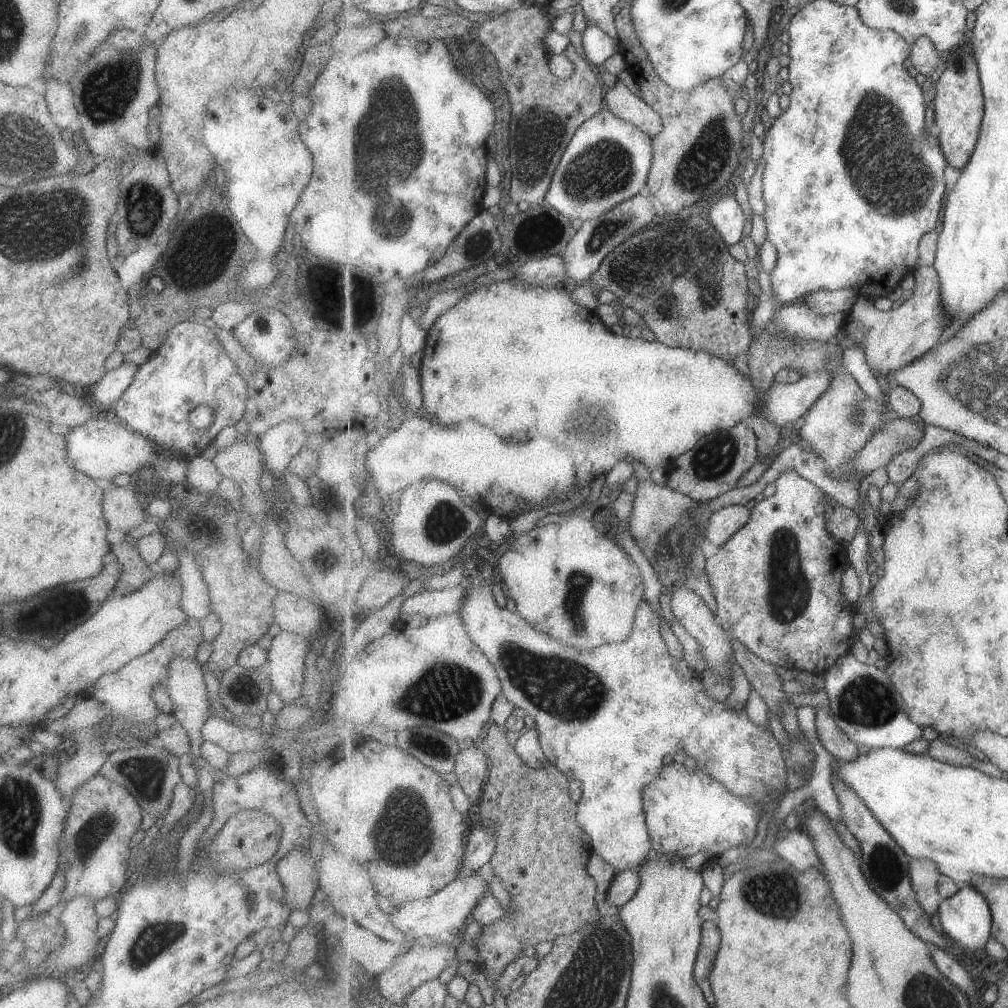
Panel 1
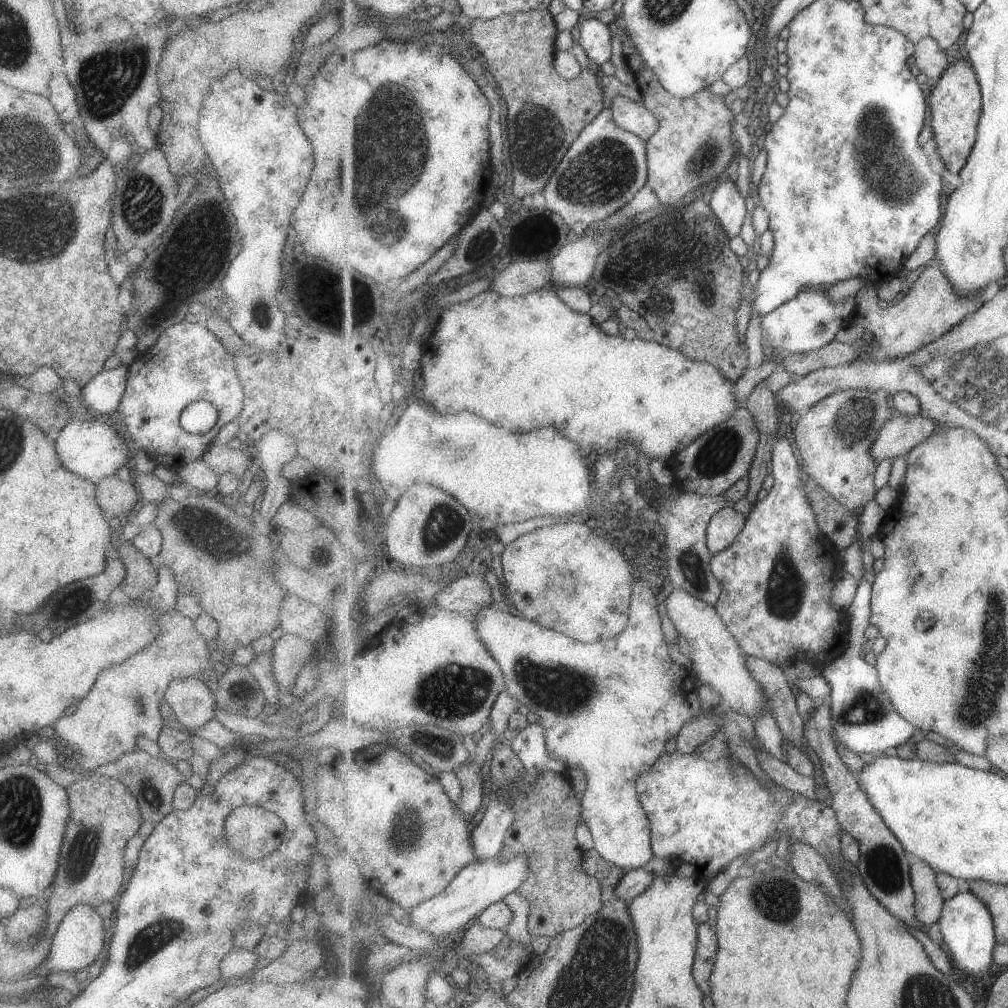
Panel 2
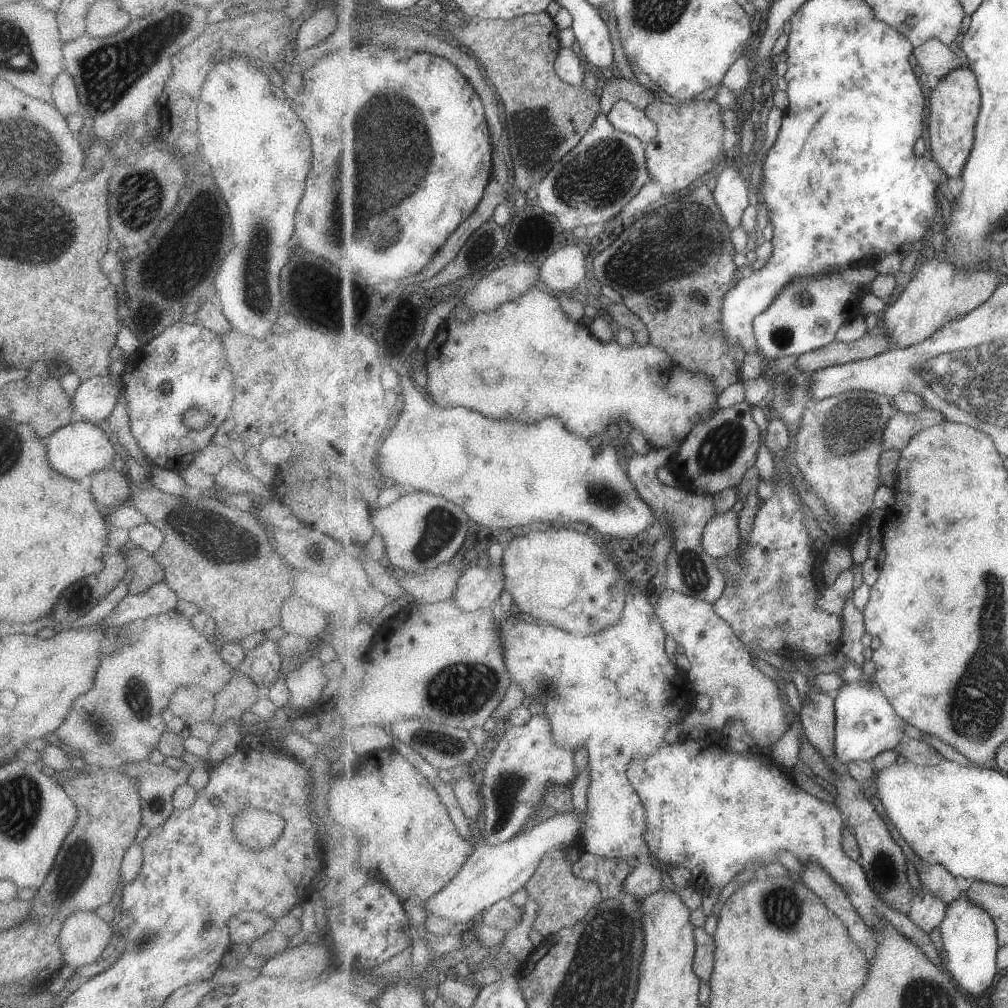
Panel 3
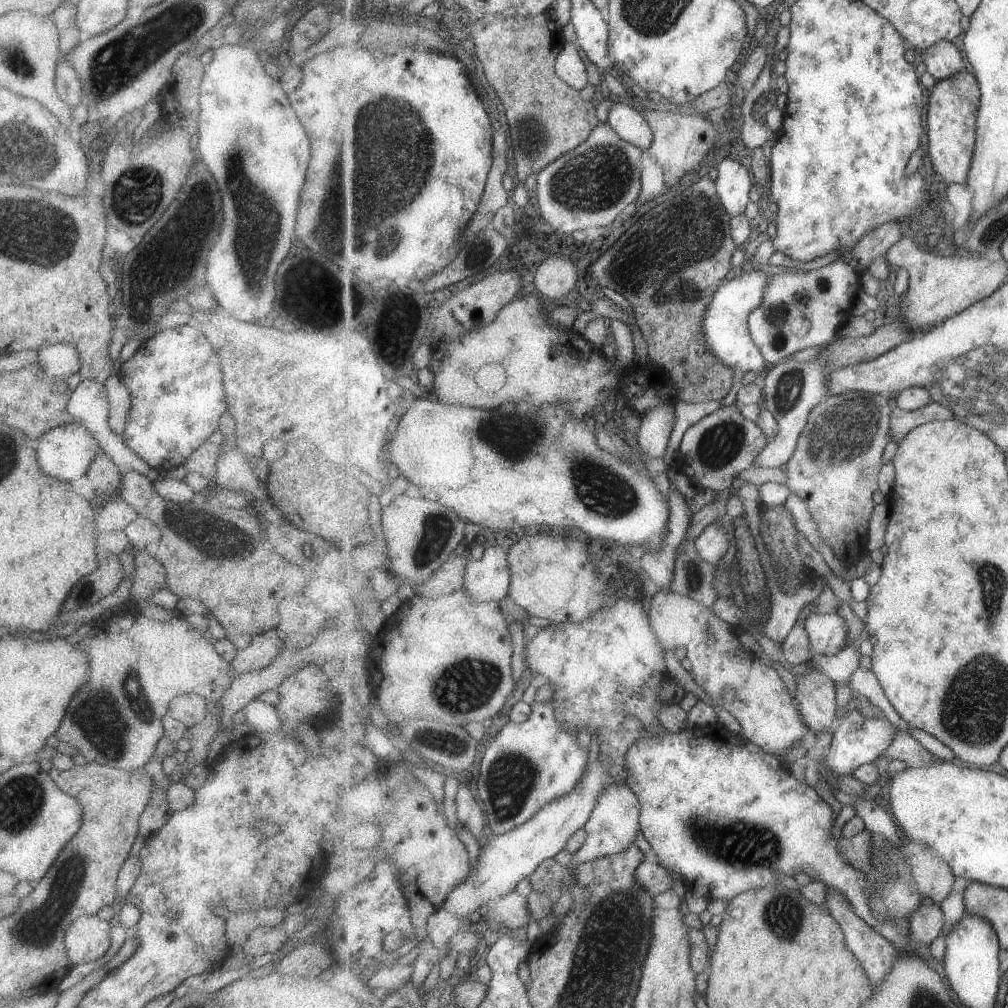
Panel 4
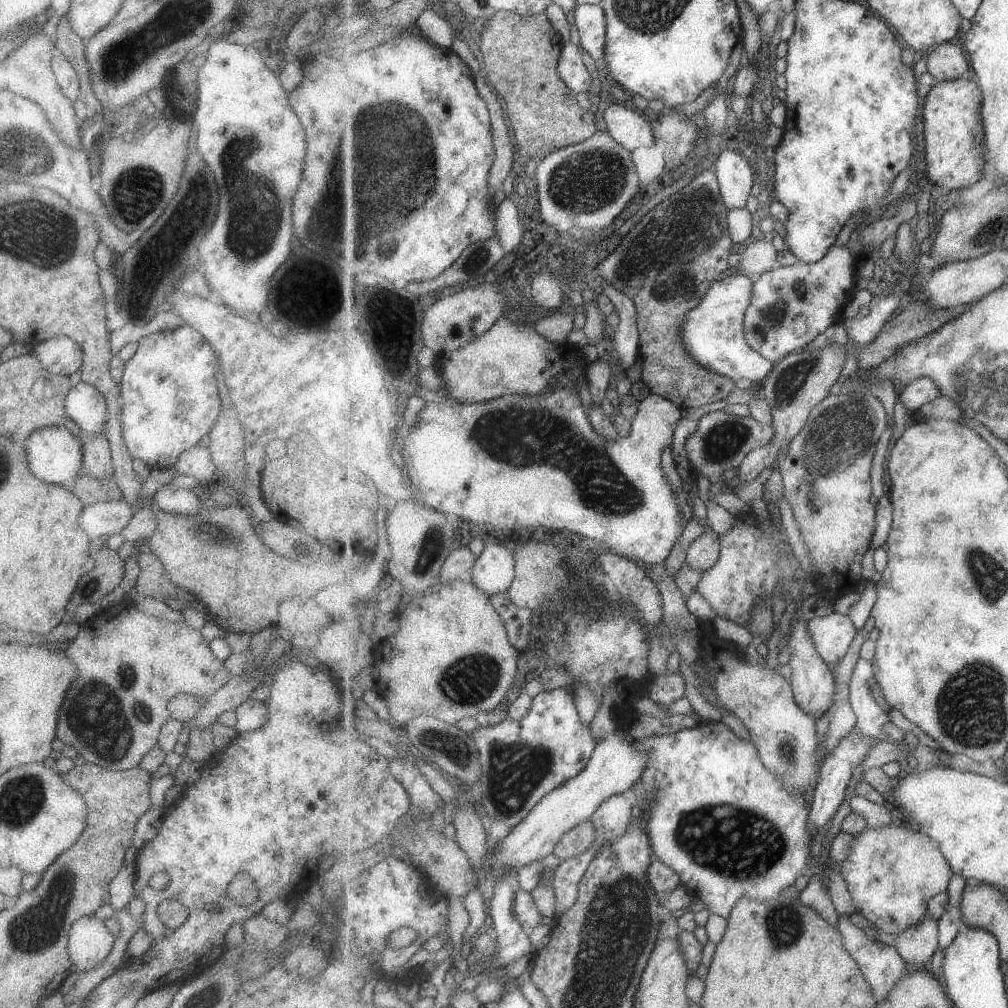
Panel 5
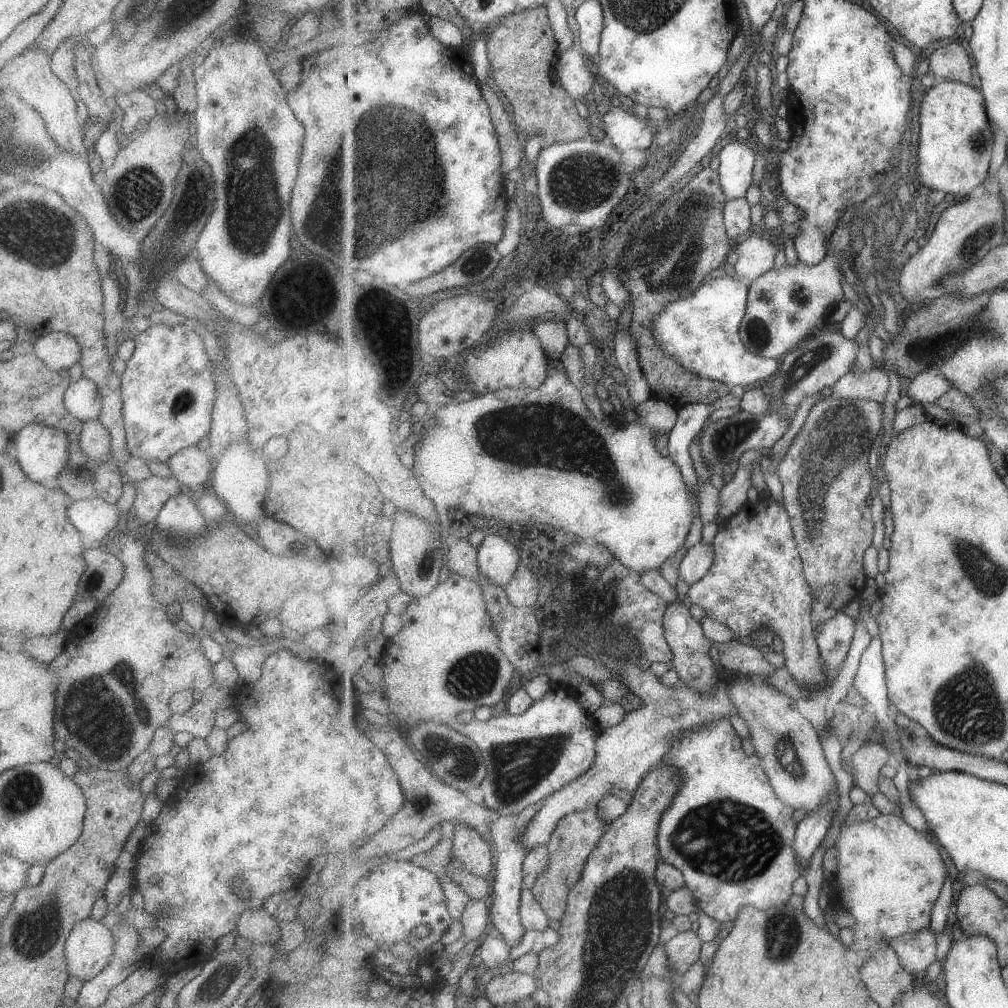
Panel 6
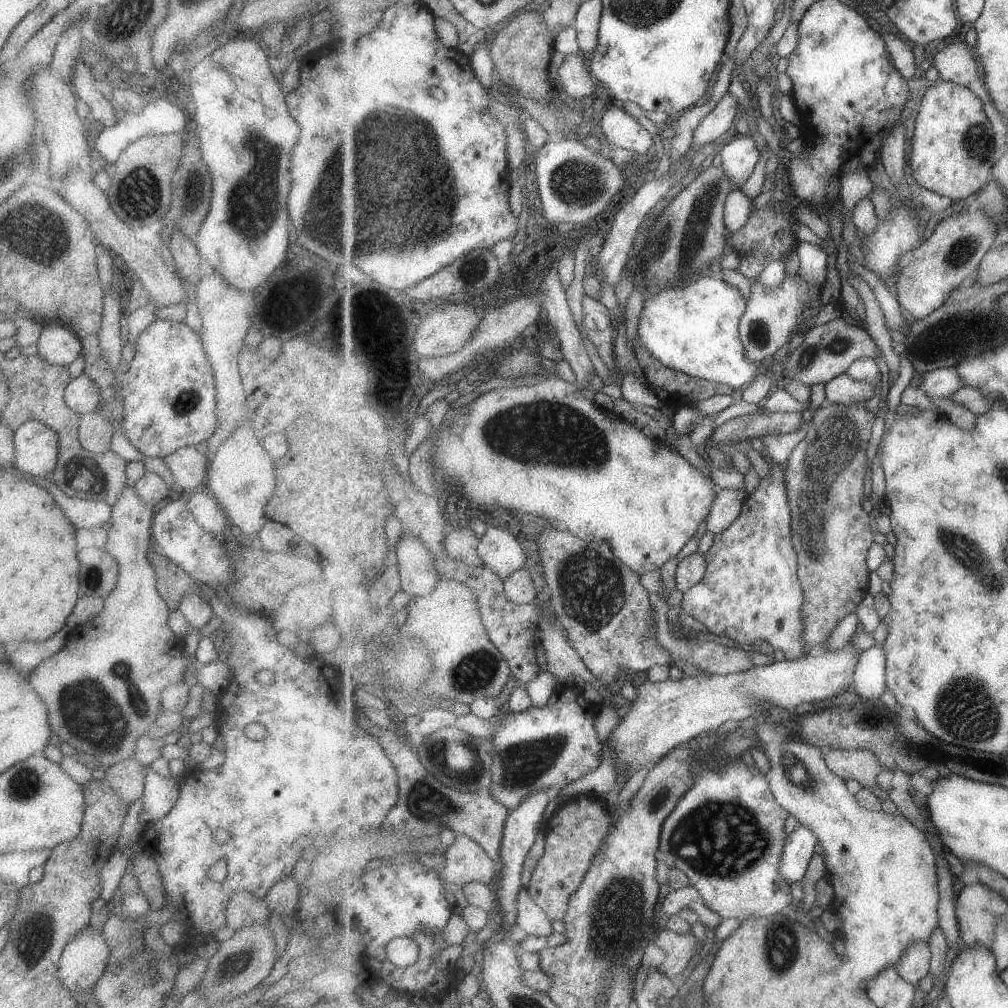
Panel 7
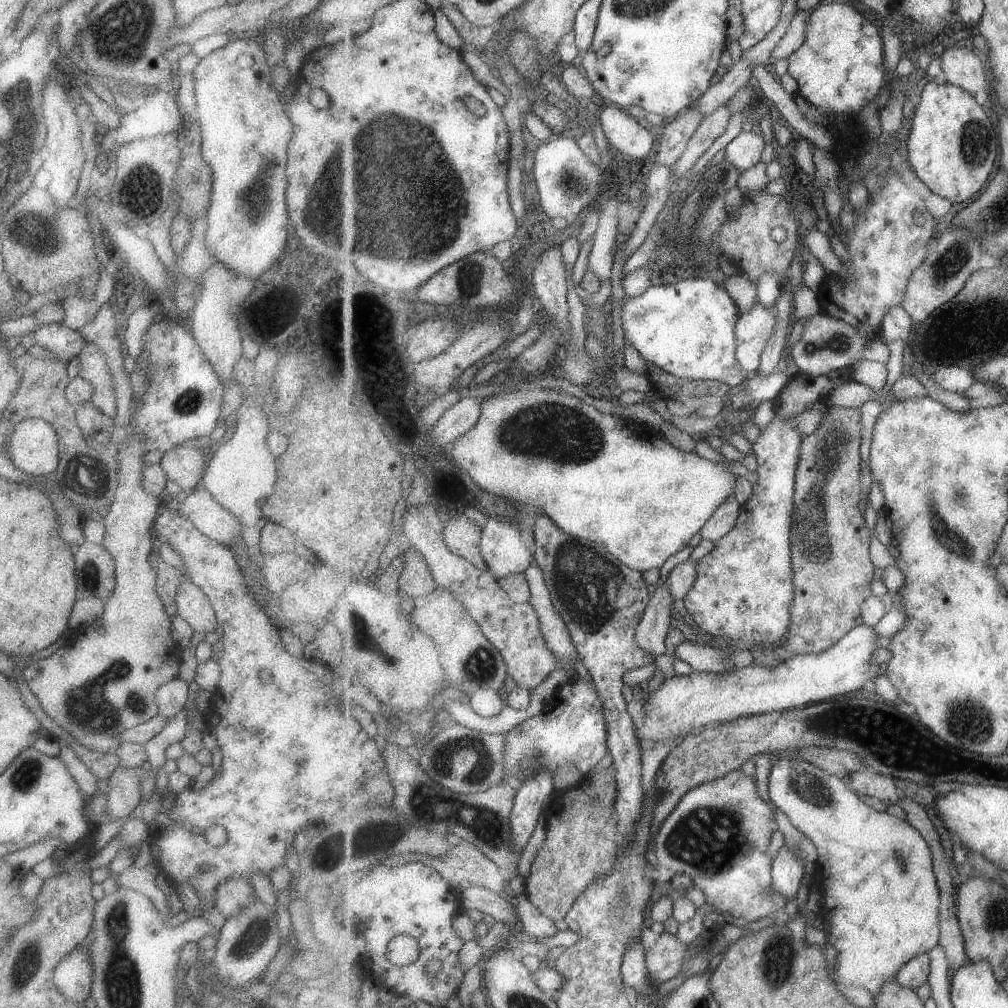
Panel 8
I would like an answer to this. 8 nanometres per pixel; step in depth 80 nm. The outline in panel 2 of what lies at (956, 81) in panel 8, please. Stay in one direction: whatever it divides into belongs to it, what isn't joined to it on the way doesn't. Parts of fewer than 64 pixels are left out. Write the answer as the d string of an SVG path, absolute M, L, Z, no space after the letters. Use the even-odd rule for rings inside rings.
M933 37L922 38L916 44L914 52L916 66L929 78L940 78L949 68L949 58L939 43Z

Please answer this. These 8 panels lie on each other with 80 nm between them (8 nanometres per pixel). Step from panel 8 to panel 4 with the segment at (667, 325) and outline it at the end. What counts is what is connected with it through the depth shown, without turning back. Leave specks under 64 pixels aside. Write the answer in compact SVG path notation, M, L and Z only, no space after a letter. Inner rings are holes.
M753 270L751 273L739 274L737 271L716 292L714 301L706 312L704 333L710 351L726 365L745 372L767 372L771 366L766 362L757 343L751 336L748 323L749 315L761 304L770 282L771 274L764 270Z

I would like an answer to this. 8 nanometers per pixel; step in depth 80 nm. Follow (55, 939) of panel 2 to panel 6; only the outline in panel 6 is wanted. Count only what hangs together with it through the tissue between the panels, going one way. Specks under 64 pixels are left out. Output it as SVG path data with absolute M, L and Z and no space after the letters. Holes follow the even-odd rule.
M90 917L80 920L64 942L68 975L85 984L109 962L112 948L110 928Z

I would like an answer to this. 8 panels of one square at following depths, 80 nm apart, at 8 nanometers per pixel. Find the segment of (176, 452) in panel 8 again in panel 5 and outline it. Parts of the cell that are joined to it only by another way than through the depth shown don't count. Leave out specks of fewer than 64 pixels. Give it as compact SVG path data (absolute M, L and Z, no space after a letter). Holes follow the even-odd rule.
M193 445L185 452L182 452L173 466L181 475L192 476L200 484L212 485L216 468L212 463L212 456L208 447L203 445Z

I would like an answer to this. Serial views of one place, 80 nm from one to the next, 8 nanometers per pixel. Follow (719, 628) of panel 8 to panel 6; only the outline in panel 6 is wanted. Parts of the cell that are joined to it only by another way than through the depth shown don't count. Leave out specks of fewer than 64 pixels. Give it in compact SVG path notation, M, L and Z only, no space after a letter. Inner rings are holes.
M759 497L757 502L747 502L743 508L722 524L711 541L714 546L715 560L696 583L690 586L686 604L701 605L706 617L711 617L726 625L737 636L745 638L757 626L767 626L773 634L778 635L783 642L785 668L795 677L796 682L808 689L809 698L817 698L825 692L828 686L828 676L824 671L820 646L816 639L816 630L812 621L812 604L814 598L812 588L804 573L804 564L794 530L785 503L777 504L771 497Z

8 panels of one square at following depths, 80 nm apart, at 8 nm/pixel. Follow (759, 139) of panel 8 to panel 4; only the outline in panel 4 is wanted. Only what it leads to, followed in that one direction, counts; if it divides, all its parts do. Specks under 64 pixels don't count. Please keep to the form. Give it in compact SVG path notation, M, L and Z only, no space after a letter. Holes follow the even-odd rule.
M729 158L717 165L717 190L731 218L743 215L753 188L754 177L750 169Z

